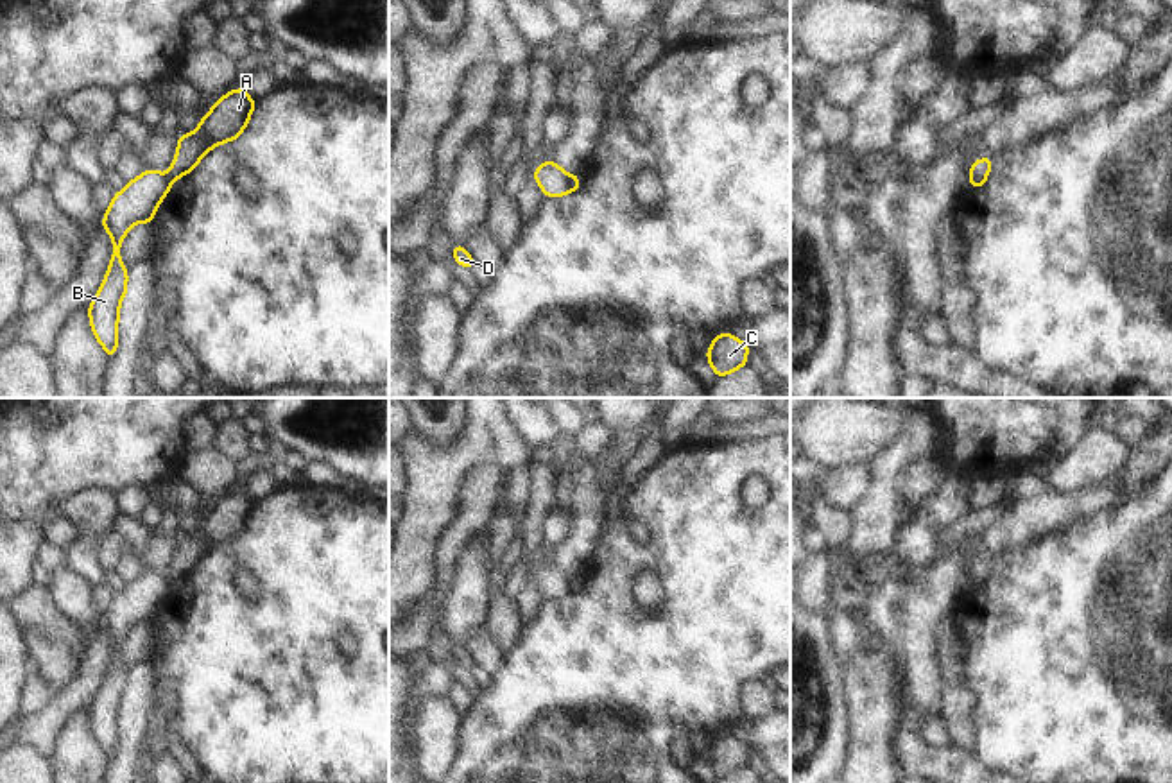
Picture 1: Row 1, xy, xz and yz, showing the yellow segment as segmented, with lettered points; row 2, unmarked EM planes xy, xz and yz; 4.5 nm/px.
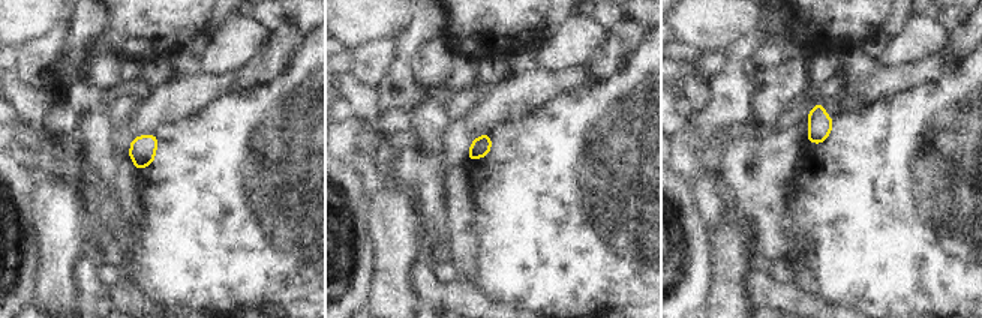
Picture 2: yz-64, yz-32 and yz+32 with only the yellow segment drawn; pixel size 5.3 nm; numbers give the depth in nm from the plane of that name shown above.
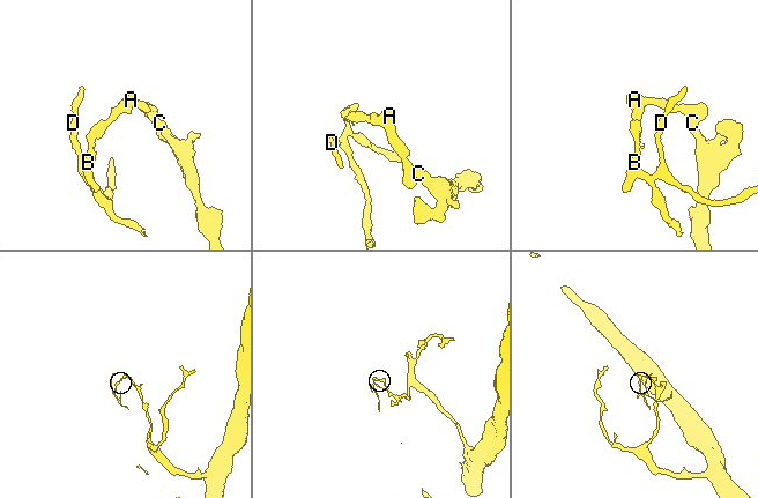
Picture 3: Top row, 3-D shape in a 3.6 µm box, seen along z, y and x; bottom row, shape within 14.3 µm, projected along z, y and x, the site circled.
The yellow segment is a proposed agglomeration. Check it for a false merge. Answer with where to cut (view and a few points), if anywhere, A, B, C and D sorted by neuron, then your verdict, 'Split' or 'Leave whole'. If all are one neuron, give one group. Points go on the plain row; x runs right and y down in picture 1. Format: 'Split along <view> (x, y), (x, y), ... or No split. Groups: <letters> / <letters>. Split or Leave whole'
Split along xy (167, 577), (171, 583). Groups: A C / B D. Split.

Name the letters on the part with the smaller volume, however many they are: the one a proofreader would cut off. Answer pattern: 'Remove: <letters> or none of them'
Remove: B, D

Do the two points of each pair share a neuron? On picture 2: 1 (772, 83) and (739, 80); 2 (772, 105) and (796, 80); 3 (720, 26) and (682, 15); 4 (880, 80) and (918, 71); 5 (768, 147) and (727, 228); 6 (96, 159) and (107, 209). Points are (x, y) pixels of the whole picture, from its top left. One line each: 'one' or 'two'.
1: two
2: one
3: one
4: one
5: two
6: one

